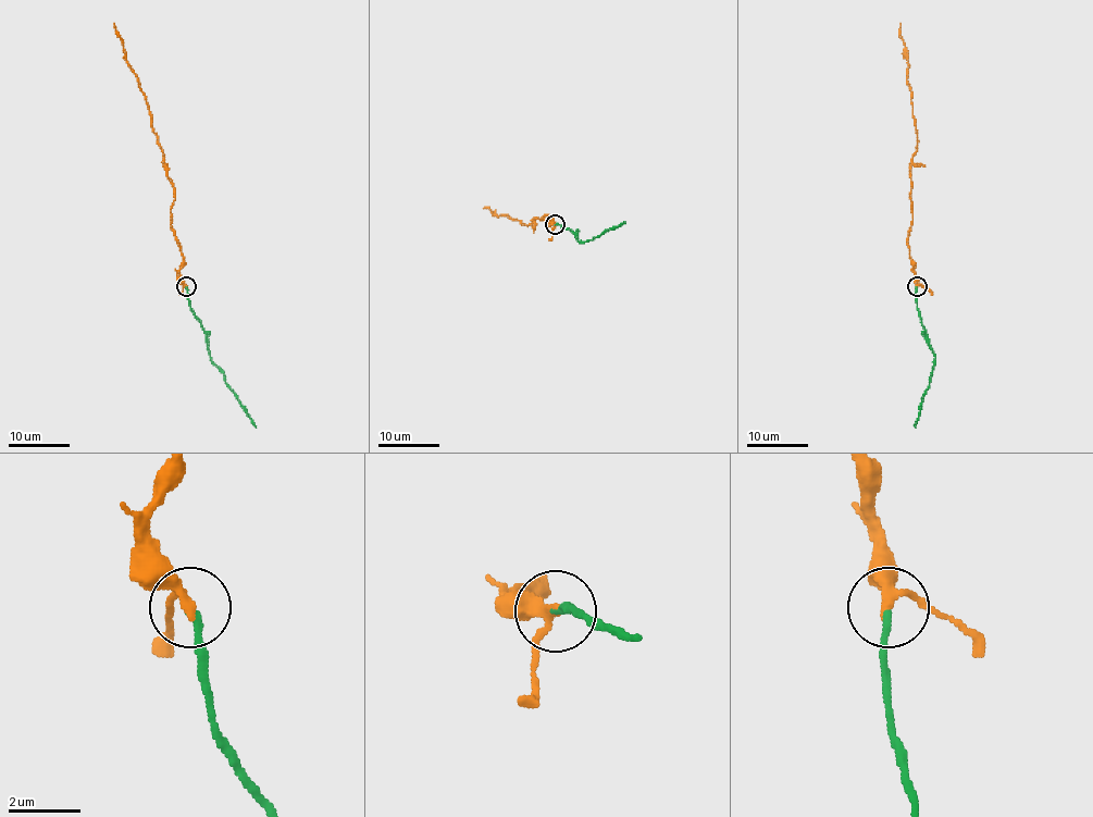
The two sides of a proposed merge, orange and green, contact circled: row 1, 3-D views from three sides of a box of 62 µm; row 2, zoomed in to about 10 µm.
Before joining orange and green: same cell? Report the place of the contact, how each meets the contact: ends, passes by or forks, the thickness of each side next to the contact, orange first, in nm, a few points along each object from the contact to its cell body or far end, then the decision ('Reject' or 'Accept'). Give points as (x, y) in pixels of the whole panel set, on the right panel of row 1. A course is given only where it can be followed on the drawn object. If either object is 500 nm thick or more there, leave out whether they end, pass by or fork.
Place: (917, 286). At the ring orange passes by. At the ring green ends. Thickness 240 nm (orange) against 200 nm. Course of orange: (917, 287), (908, 243), (908, 231), (913, 224), (913, 155), (917, 149), (917, 136), (901, 23). Course of green: (917, 287), (917, 310), (935, 361), (916, 428). Accept

